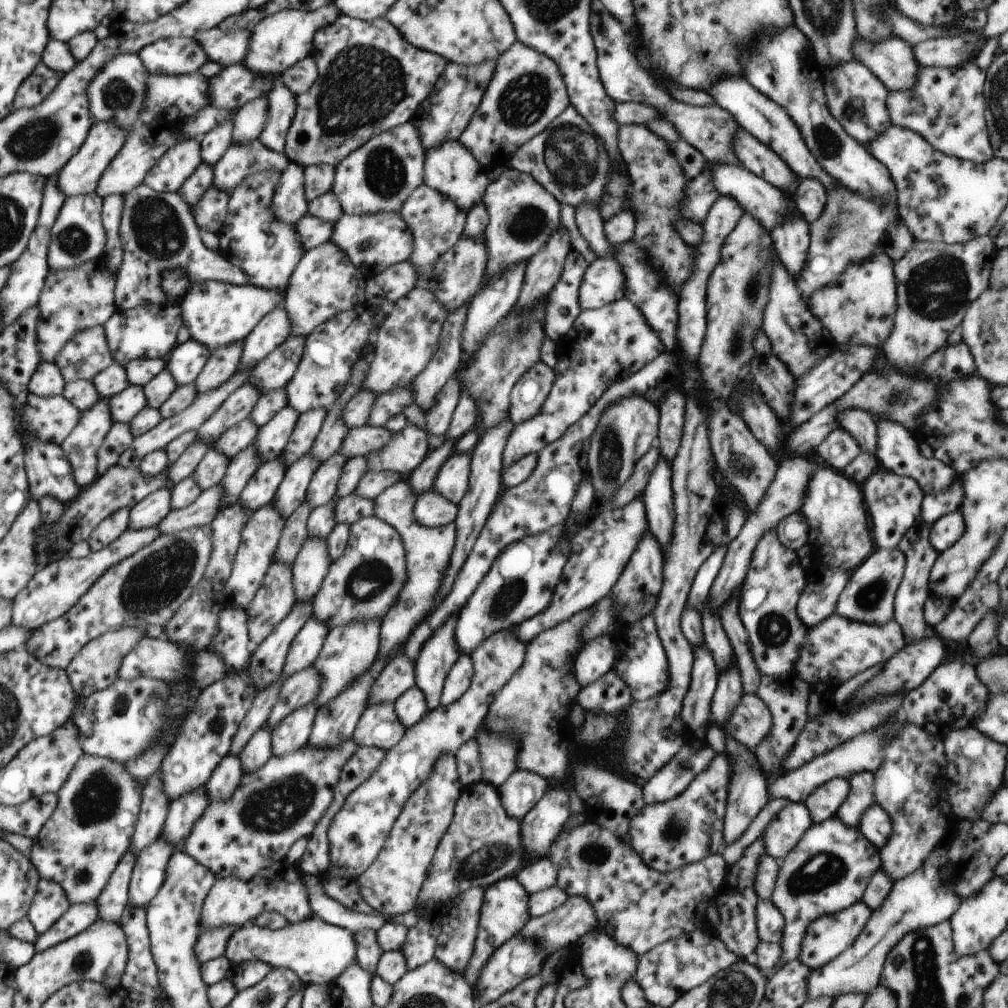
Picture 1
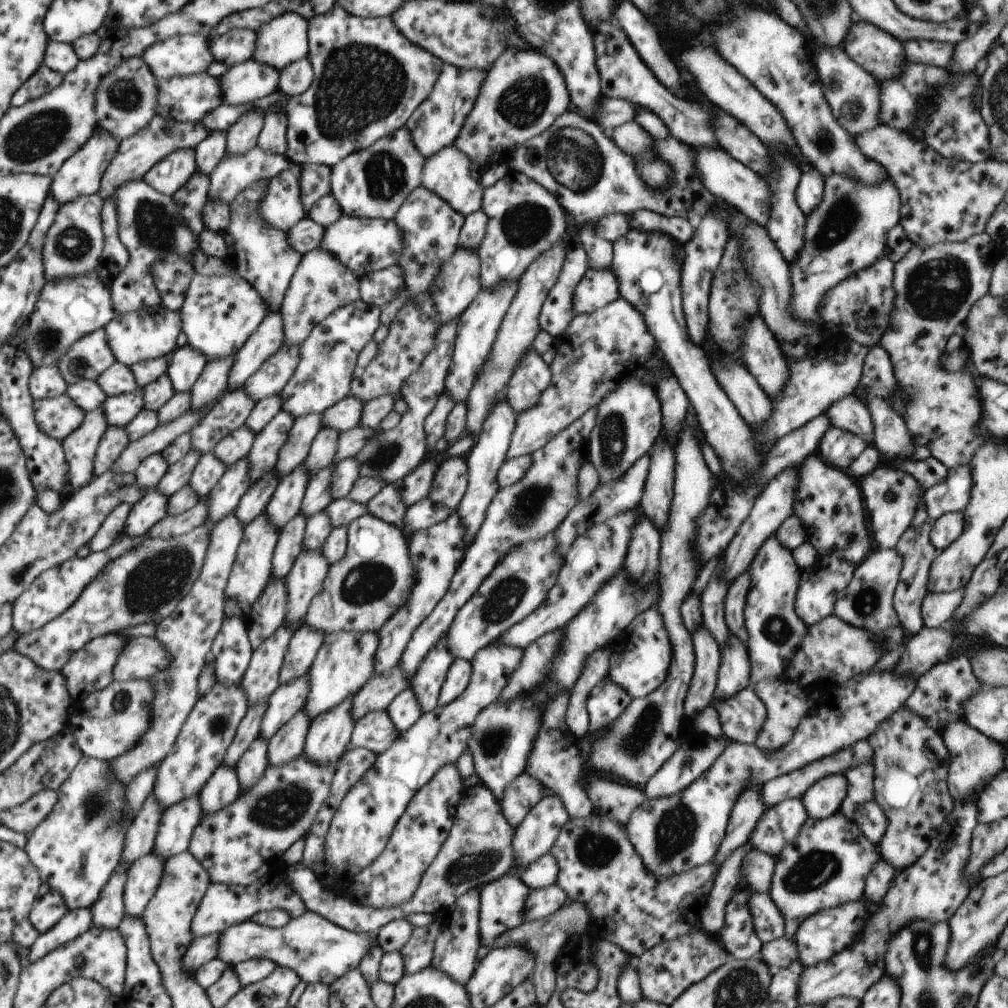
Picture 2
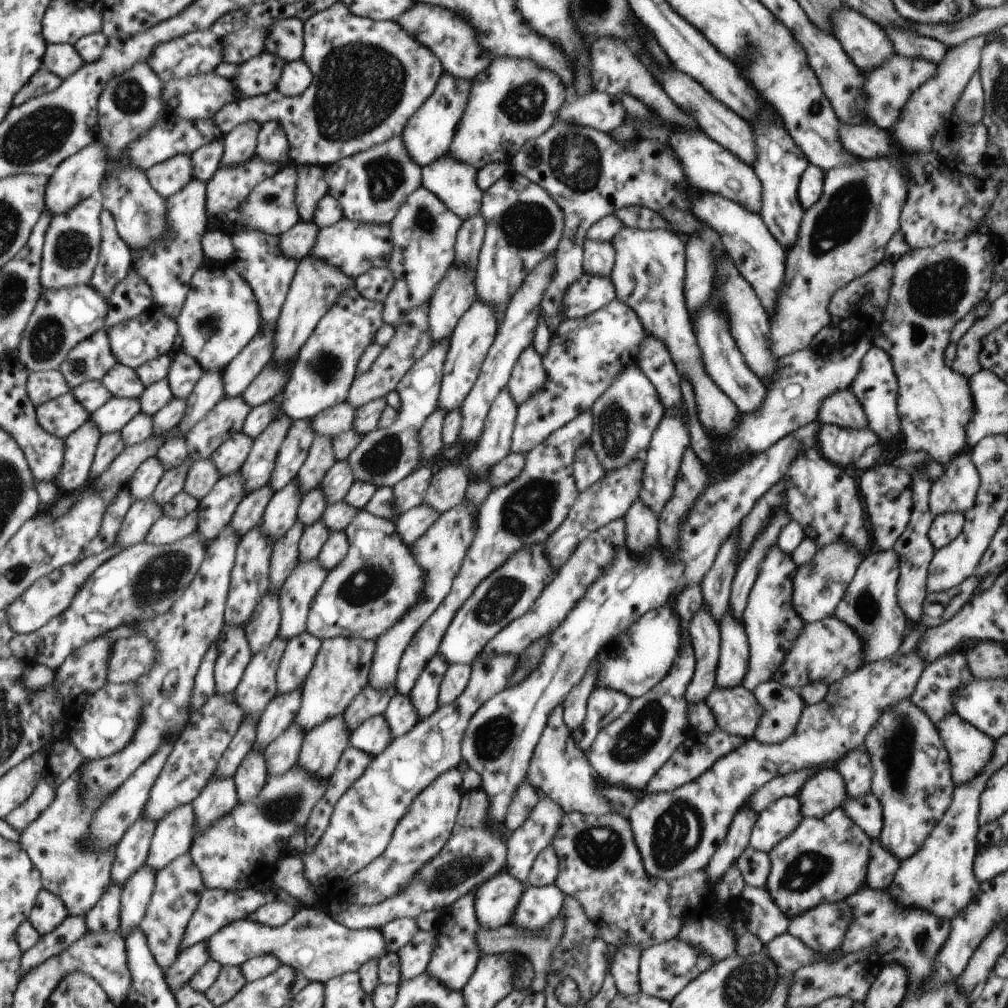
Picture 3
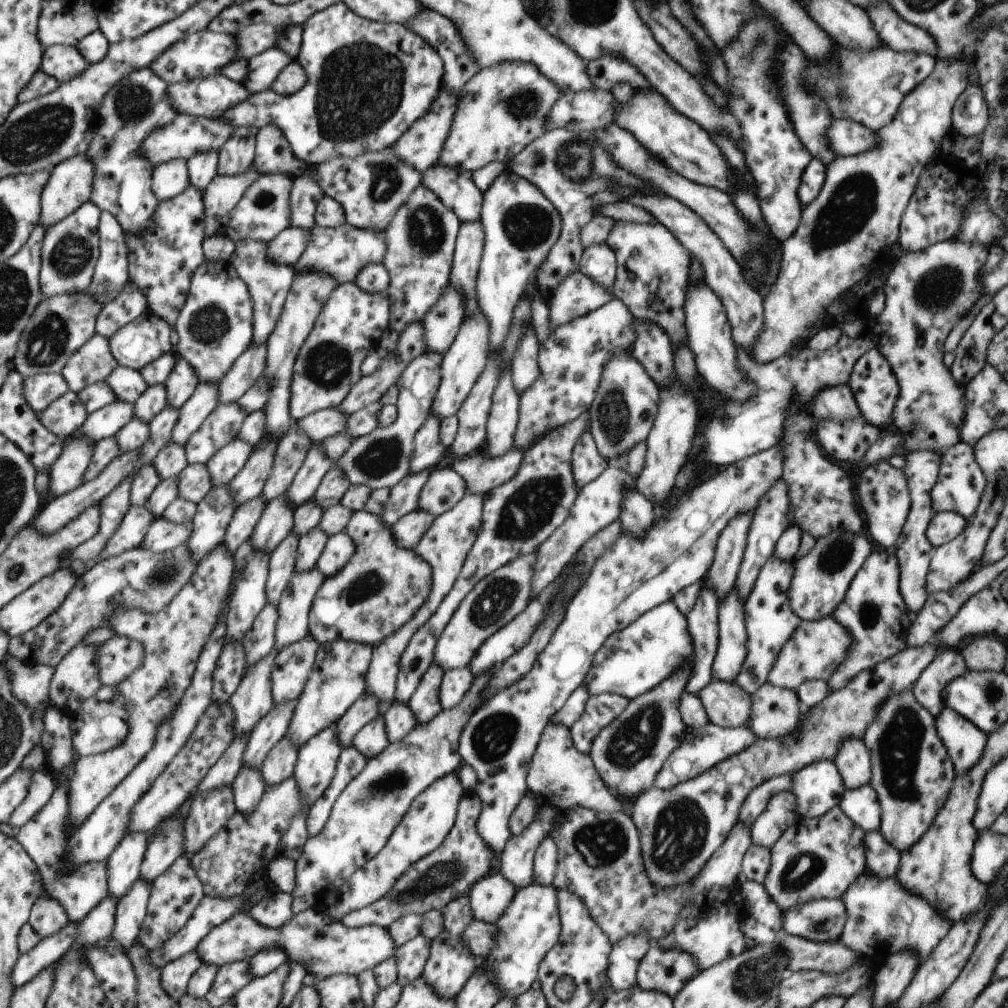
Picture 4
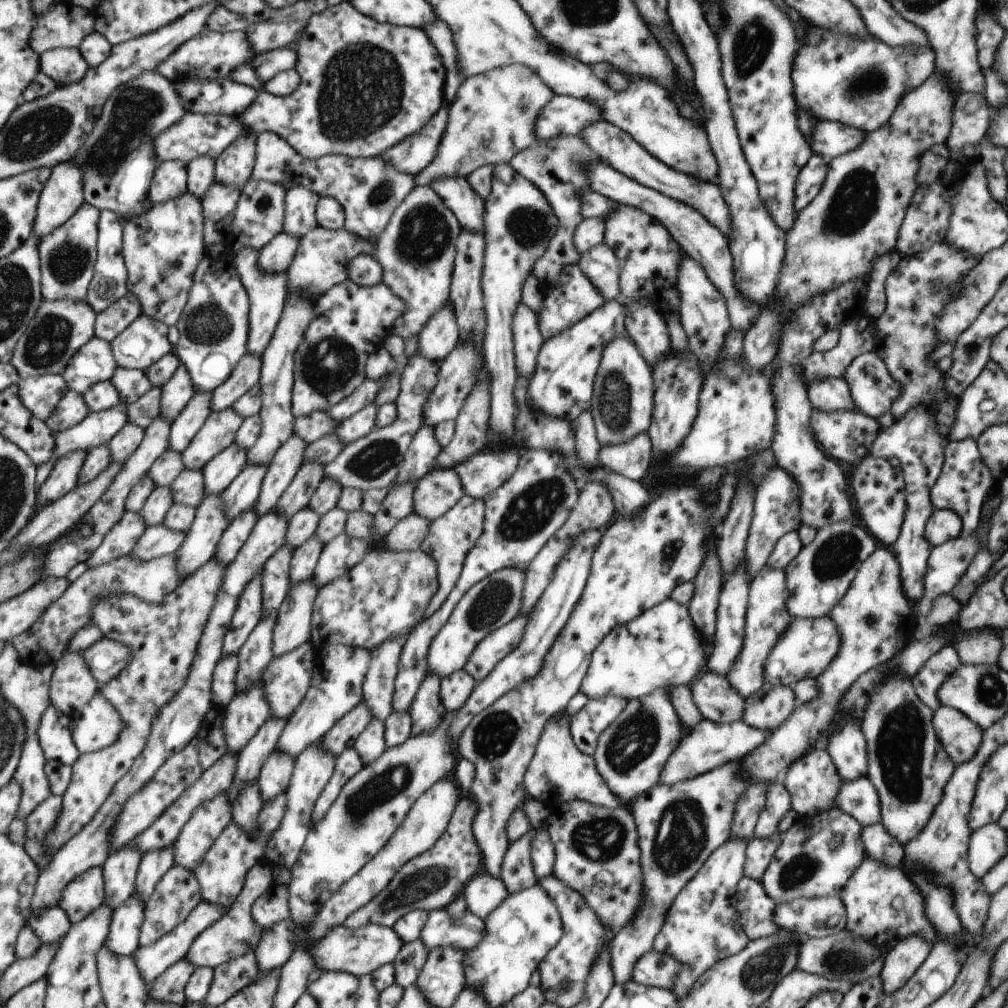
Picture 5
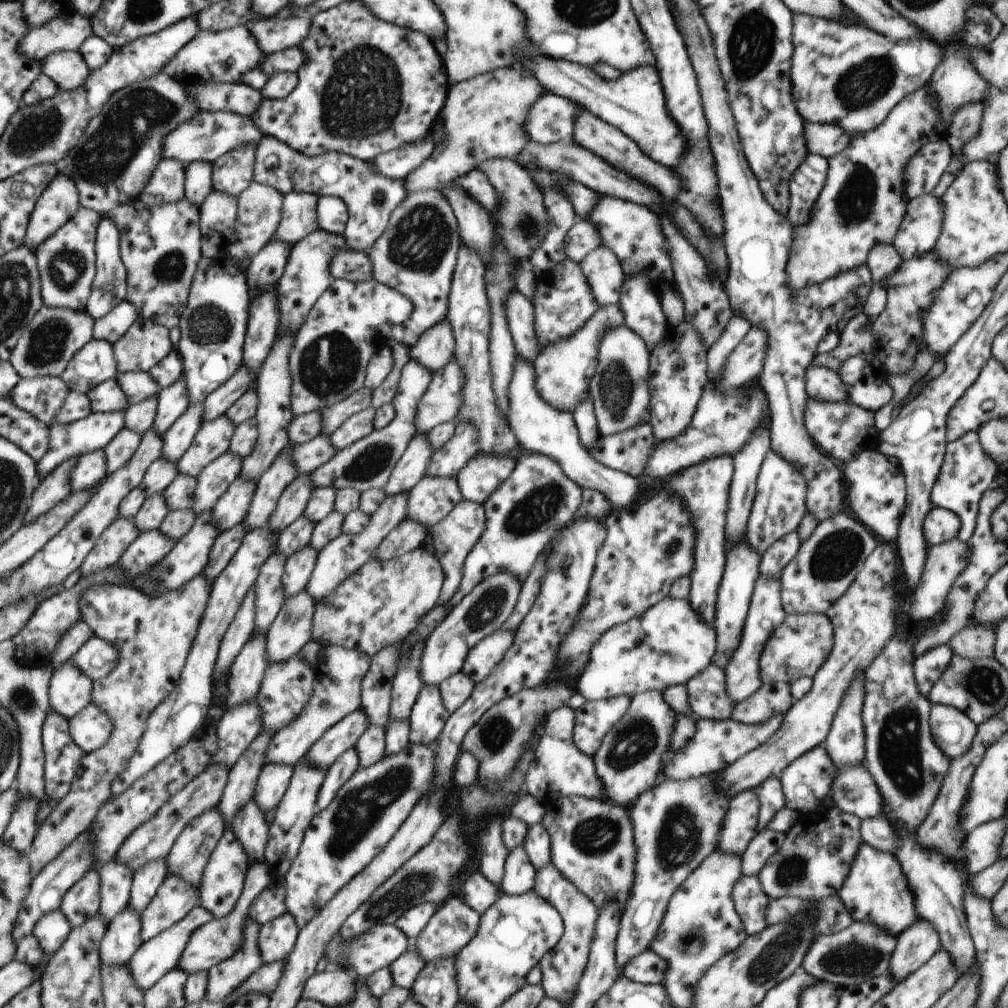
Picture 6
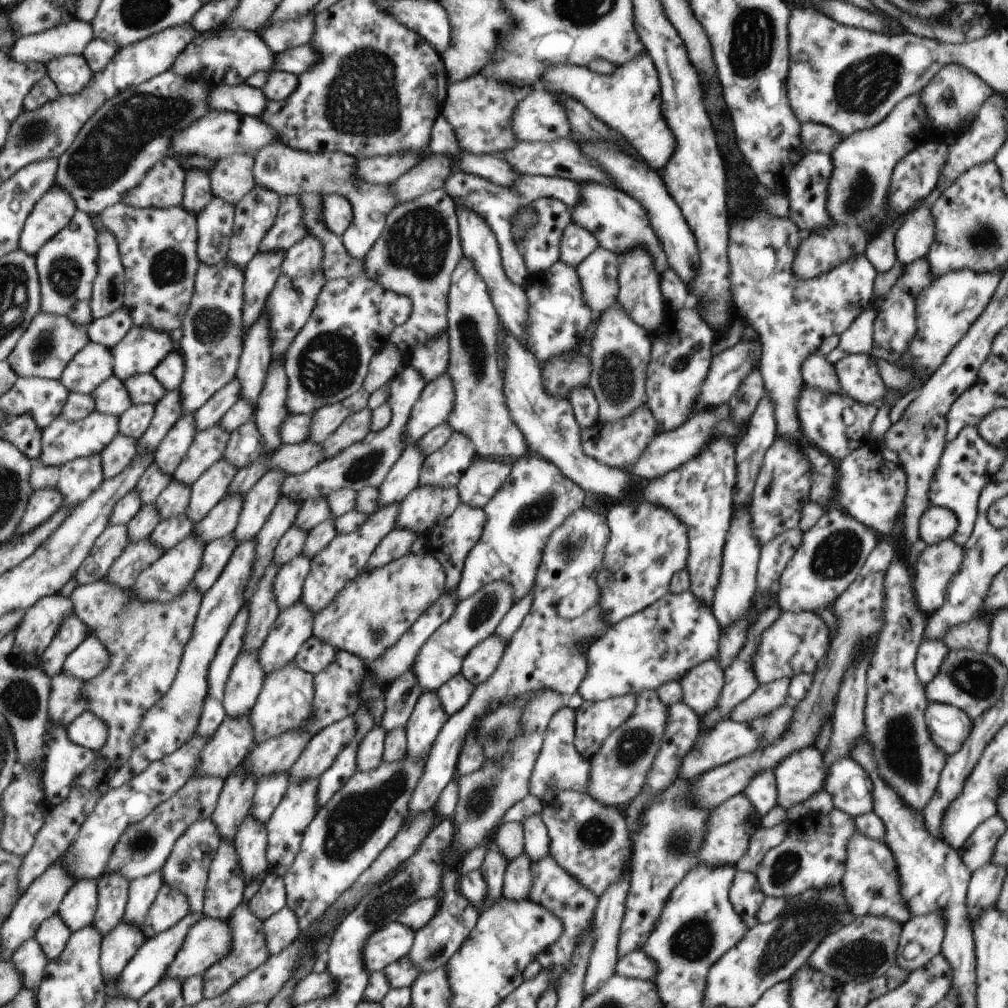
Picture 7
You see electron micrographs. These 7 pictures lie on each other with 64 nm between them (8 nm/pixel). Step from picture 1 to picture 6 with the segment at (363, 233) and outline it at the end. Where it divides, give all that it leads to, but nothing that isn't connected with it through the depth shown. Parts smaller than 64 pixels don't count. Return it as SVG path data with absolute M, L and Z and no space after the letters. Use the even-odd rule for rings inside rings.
M320 228L293 245L284 272L277 282L278 300L276 302L280 312L280 324L278 324L280 334L284 336L296 334L304 324L312 306L332 286L336 278L330 274L330 262L334 260L338 250L350 251L343 234L332 234Z

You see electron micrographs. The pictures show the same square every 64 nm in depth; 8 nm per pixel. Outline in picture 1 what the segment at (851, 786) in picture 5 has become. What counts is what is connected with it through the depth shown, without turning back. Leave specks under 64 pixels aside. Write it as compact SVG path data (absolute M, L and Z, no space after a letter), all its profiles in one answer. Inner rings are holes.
M876 803L861 817L858 829L876 849L880 850L888 841L891 821L888 814Z

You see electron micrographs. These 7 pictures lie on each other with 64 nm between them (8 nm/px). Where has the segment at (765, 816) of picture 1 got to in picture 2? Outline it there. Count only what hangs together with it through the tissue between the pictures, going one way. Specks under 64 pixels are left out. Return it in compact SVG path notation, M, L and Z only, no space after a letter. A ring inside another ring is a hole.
M748 842L738 848L738 850L734 850L734 852L724 860L722 867L718 870L711 894L700 914L700 924L704 926L704 932L708 932L708 934L716 936L716 934L720 932L722 926L724 926L726 908L733 898L734 893L739 889L741 882L743 882L741 863L746 854L746 845L750 845L750 843Z

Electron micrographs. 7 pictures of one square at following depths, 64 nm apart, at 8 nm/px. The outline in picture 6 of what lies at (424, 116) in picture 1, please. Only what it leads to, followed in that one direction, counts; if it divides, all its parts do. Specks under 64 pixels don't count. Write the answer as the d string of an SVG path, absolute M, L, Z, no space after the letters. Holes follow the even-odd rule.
M432 128L424 140L418 140L414 144L404 144L400 148L390 150L379 154L370 164L376 168L376 172L388 178L398 178L403 180L409 174L412 174L424 160L428 160L432 151L435 149L434 140L432 140Z

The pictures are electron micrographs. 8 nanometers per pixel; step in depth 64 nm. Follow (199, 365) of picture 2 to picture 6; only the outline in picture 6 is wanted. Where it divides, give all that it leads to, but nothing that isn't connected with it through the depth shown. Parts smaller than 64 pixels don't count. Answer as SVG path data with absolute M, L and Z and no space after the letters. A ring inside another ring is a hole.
M183 376L174 380L172 386L159 390L158 403L155 424L151 428L154 428L158 436L162 436L174 424L174 421L184 414L184 410L190 404L190 396L188 396L186 380Z

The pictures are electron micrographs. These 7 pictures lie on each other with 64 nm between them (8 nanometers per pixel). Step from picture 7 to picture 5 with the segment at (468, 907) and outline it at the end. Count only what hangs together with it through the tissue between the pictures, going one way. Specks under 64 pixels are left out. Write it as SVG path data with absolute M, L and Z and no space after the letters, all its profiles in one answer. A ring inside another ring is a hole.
M445 908L431 910L420 938L428 951L442 946L444 948L450 946L456 950L472 950L478 944L482 944L480 940L484 940L486 934L484 921L470 911L458 920L458 918L450 918Z

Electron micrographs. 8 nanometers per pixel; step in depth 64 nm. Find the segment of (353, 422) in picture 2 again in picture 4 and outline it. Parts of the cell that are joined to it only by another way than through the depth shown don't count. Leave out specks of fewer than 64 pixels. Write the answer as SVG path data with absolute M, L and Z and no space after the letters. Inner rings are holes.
M337 408L325 409L297 422L297 428L314 444L322 443L326 438L343 433L347 418Z

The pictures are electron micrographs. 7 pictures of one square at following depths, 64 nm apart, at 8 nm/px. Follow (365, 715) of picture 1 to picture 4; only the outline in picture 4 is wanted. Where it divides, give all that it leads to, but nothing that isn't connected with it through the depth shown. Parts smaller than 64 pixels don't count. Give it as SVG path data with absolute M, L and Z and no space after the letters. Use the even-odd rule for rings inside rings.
M382 716L374 718L368 722L353 741L353 746L367 760L379 756L388 746L390 742L387 738L385 720Z

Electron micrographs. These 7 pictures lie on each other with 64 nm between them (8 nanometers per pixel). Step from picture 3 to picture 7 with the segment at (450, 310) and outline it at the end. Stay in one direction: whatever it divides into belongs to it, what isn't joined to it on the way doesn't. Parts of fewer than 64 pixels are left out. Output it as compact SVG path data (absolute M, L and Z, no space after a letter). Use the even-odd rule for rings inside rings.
M446 332L426 344L420 344L407 357L406 362L420 372L424 382L430 383L440 374L447 372L448 360L450 360L450 346Z

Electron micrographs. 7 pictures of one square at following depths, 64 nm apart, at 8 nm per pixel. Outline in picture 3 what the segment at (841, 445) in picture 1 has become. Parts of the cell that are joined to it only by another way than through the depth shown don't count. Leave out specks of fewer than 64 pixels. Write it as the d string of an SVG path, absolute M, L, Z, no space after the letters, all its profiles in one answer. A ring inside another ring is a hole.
M820 424L816 442L820 454L833 464L855 464L870 446L879 442L877 435L868 427L852 429L834 424Z

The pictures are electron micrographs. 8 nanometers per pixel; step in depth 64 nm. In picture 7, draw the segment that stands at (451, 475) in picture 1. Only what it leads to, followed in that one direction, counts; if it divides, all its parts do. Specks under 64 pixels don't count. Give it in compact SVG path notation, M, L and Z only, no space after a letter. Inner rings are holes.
M419 484L400 503L395 528L410 528L425 534L436 524L442 524L460 502L457 487Z

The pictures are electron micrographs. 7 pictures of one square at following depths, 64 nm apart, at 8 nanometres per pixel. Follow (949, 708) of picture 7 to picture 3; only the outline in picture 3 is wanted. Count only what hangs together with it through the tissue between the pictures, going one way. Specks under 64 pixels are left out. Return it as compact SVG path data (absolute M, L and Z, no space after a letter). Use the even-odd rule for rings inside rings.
M956 713L938 722L937 730L949 753L955 786L973 780L991 759L994 740Z

